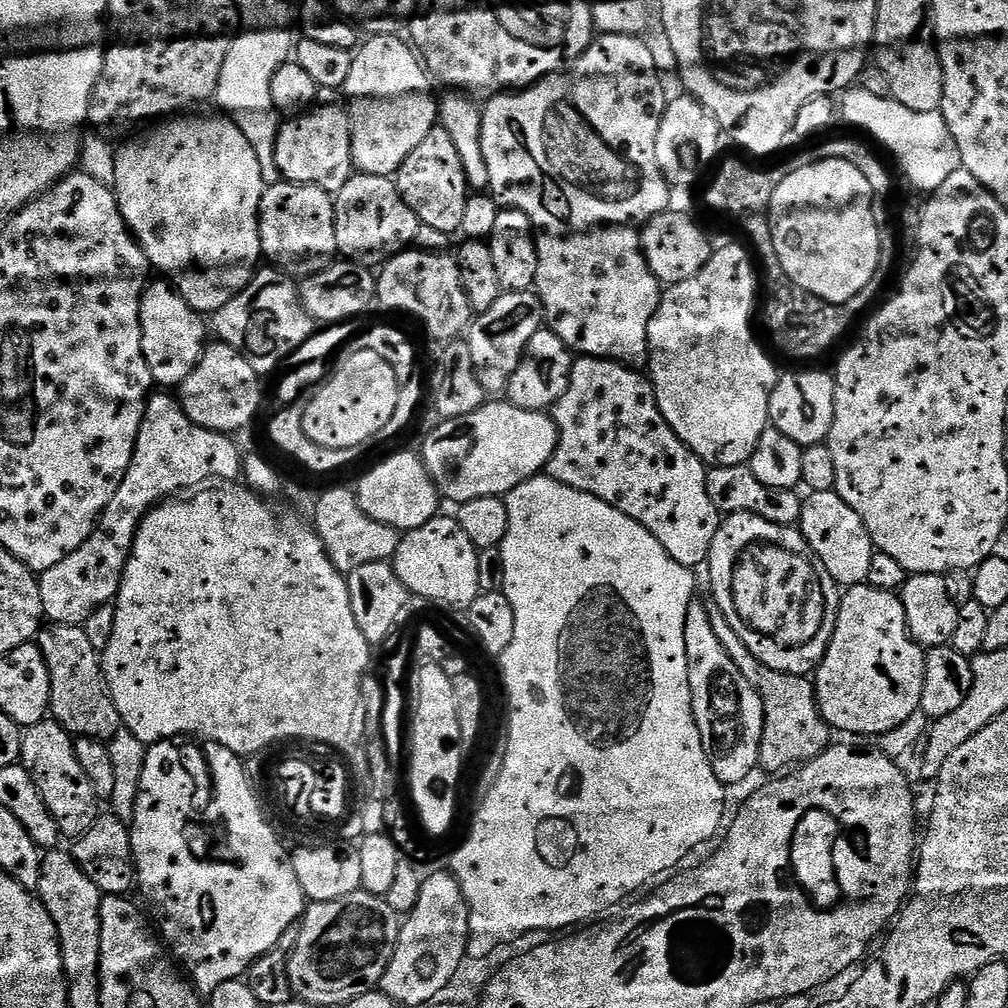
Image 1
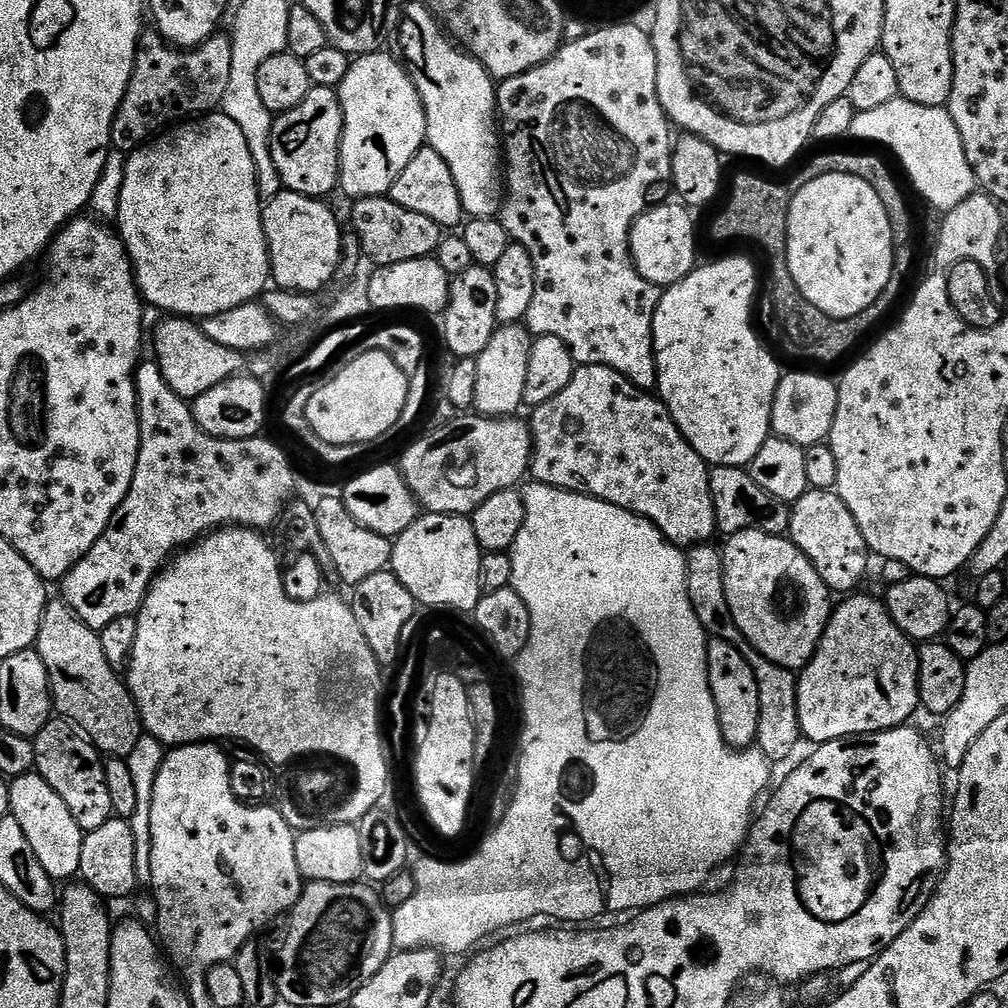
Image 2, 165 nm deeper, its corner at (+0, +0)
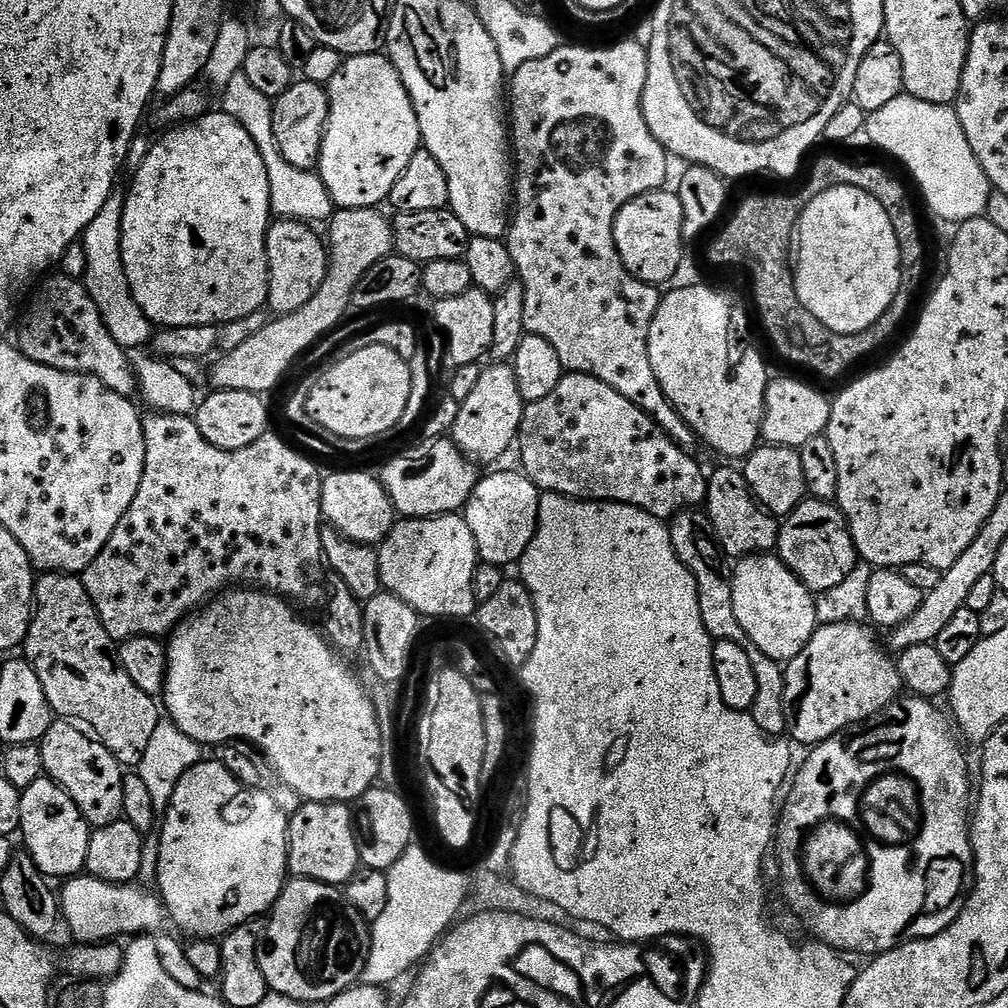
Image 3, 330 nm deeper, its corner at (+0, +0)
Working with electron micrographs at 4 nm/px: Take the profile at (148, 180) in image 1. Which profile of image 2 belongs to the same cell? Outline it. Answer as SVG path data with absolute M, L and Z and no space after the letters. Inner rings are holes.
M217 110L211 114L201 115L191 122L181 123L179 126L141 144L136 151L127 153L124 161L120 209L116 215L116 220L118 225L120 224L118 235L124 241L124 251L128 254L132 265L132 274L136 277L136 286L140 290L143 303L148 306L153 304L154 307L161 308L164 314L185 318L217 316L226 310L234 310L243 304L253 303L269 287L268 239L264 233L262 197L260 187L256 185L254 158L250 154L250 146L246 146L246 134L242 134L238 122L234 122L234 118L225 116L223 111Z

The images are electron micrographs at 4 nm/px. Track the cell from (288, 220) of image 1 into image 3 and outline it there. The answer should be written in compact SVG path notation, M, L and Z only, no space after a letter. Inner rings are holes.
M273 219L266 234L266 258L268 259L268 303L273 313L287 314L302 310L328 273L328 249L315 227L303 220Z

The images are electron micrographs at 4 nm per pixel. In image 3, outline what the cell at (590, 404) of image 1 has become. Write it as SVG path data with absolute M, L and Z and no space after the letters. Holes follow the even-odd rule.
M581 372L567 373L546 398L524 405L519 448L519 467L541 493L557 492L571 500L629 504L665 522L685 508L700 508L708 498L708 476L700 469L693 453L683 452L634 402L622 398L614 386L606 386L606 382Z

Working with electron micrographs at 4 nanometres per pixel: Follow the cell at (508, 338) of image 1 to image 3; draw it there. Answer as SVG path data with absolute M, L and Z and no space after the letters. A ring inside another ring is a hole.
M492 362L489 368L485 367L480 373L478 382L474 386L474 391L470 393L470 398L459 401L457 420L454 422L450 438L460 449L464 451L465 456L477 465L492 464L495 460L500 460L508 452L508 447L517 443L520 435L520 423L524 413L524 399L522 394L518 394L518 378L514 378L514 370L511 363Z

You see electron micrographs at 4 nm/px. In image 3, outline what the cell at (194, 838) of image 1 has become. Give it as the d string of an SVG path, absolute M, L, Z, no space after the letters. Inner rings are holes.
M214 758L201 759L199 764L195 764L190 770L186 770L186 774L182 774L178 786L174 786L174 798L170 798L168 811L163 813L162 816L162 827L159 829L159 832L161 832L158 832L160 853L158 854L154 884L158 889L160 899L164 901L164 907L168 909L168 917L171 923L173 925L176 923L192 940L219 941L238 926L248 924L252 920L271 912L290 876L288 871L289 819L289 813L278 810L278 802L274 802L271 791L259 792L257 788L245 788L243 784L236 781L234 774L230 774L230 770L226 770L226 766L222 766Z

